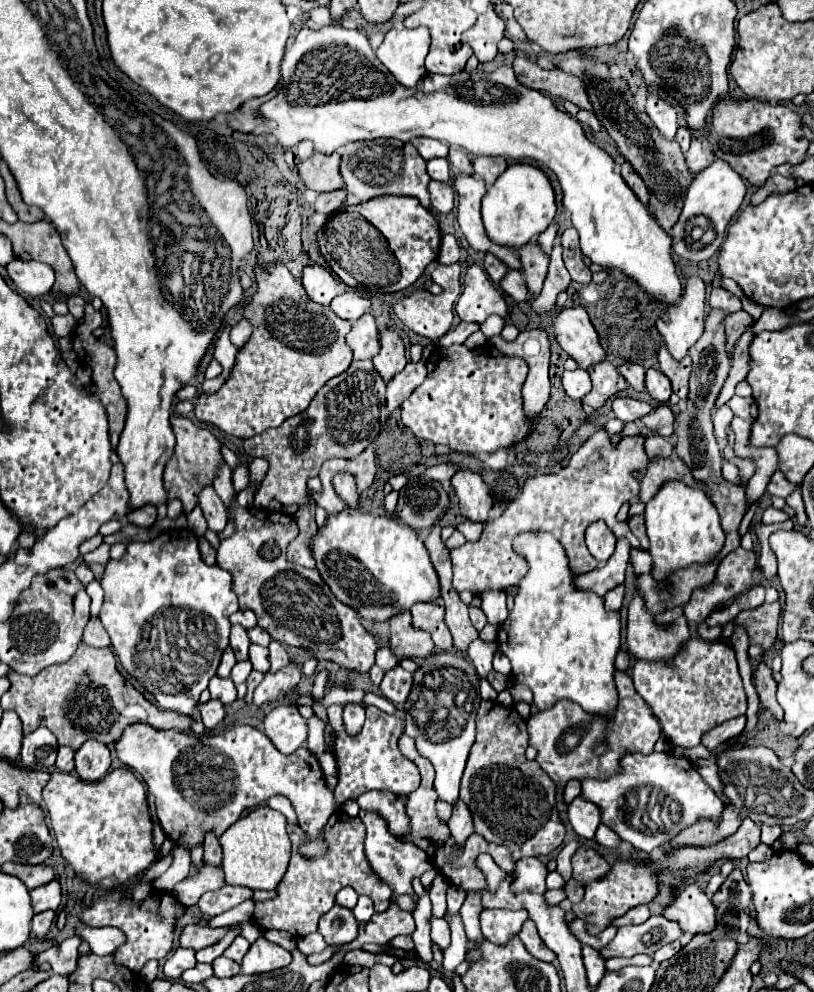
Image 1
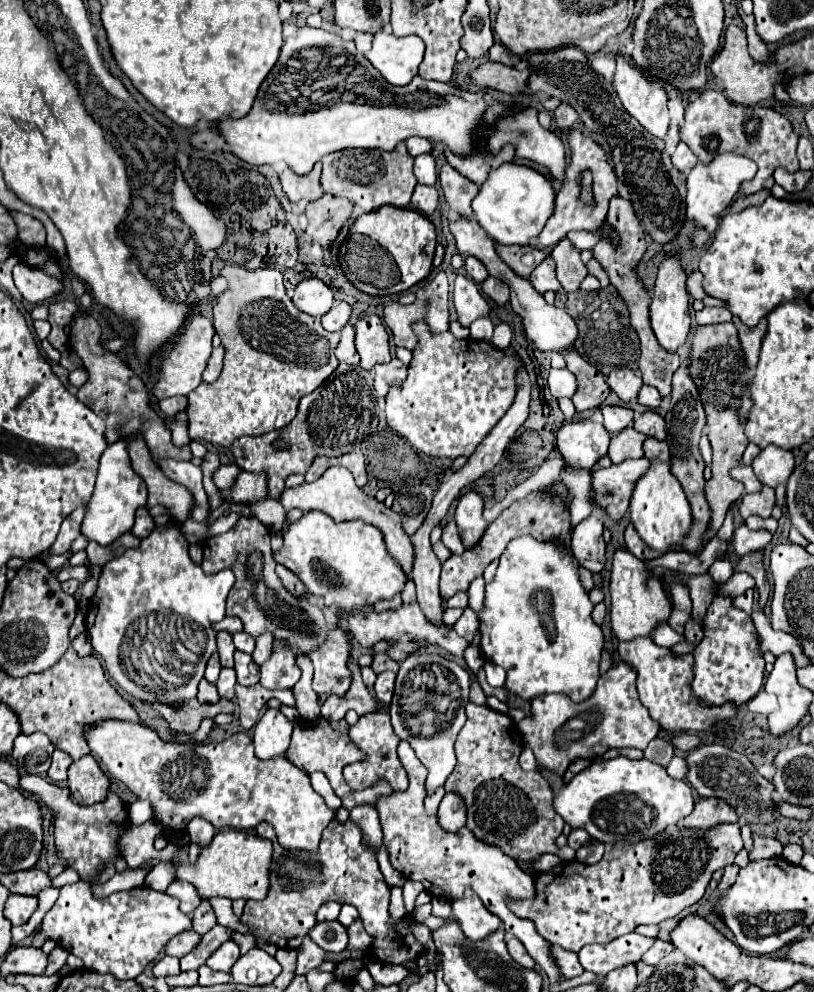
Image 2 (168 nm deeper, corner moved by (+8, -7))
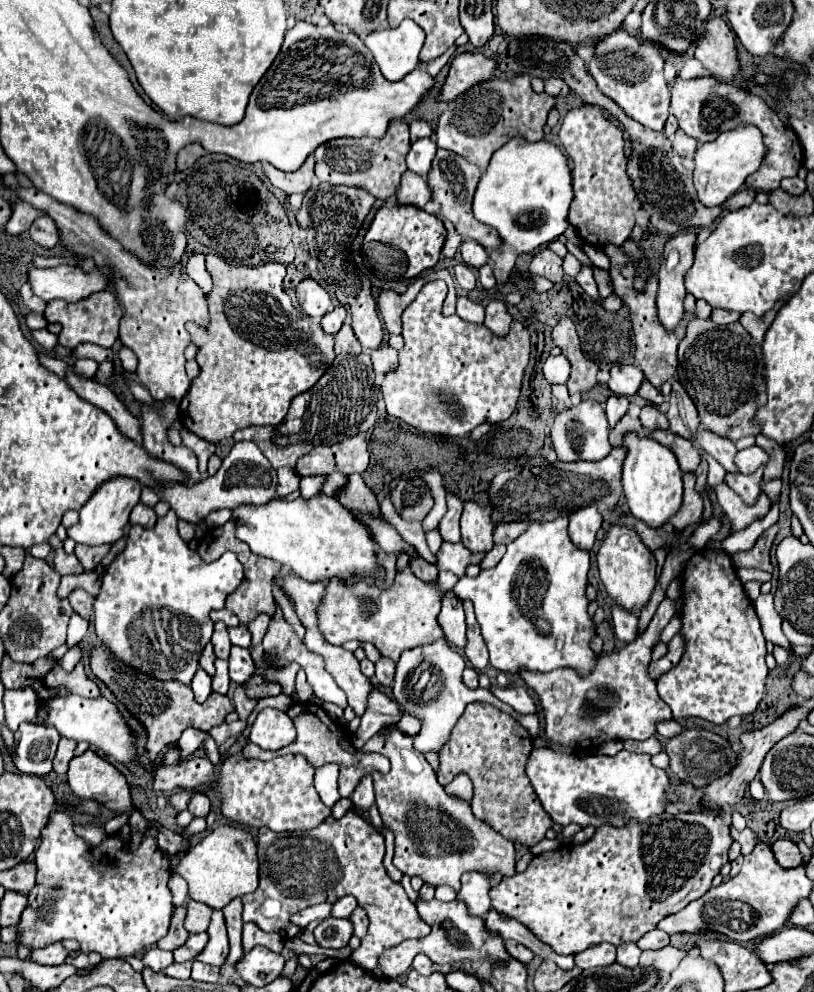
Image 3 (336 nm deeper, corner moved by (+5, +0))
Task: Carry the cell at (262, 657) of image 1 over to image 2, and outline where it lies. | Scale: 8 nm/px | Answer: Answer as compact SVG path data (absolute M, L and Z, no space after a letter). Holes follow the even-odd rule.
M236 651L234 653L234 671L236 671L236 681L240 685L256 685L258 683L258 669L252 661L250 655Z

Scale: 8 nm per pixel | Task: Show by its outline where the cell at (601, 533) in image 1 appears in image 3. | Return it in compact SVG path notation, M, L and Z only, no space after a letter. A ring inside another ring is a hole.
M585 506L579 512L573 512L569 516L569 538L571 542L581 548L591 552L595 546L595 534L603 524L603 516L597 512L597 508Z

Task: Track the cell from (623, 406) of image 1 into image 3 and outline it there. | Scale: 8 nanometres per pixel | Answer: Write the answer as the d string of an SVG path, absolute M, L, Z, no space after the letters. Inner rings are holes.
M611 396L605 402L605 412L607 412L607 420L609 420L609 428L613 428L625 414L629 408L629 400L623 396Z

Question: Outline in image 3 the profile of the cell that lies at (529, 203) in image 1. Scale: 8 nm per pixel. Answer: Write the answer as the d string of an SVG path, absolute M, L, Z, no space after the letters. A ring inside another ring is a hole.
M513 138L493 154L491 164L479 180L473 214L479 222L493 226L503 238L503 246L493 258L495 264L491 264L497 288L507 284L509 272L513 270L519 254L549 244L567 230L567 210L571 200L571 172L567 158L555 144L545 140L525 144L521 138Z

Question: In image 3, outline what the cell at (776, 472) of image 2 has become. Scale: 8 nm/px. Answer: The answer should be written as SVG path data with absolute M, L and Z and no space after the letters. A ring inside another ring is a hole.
M751 446L747 450L741 450L737 452L737 468L743 472L743 474L751 474L755 472L757 468L765 466L769 462L769 454L759 448L759 446Z

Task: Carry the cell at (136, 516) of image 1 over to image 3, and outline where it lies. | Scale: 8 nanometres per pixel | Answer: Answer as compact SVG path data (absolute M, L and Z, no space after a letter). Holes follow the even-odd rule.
M137 504L131 512L131 524L139 524L143 528L153 528L153 524L157 522L157 516L153 512L153 508L145 506L145 504Z

